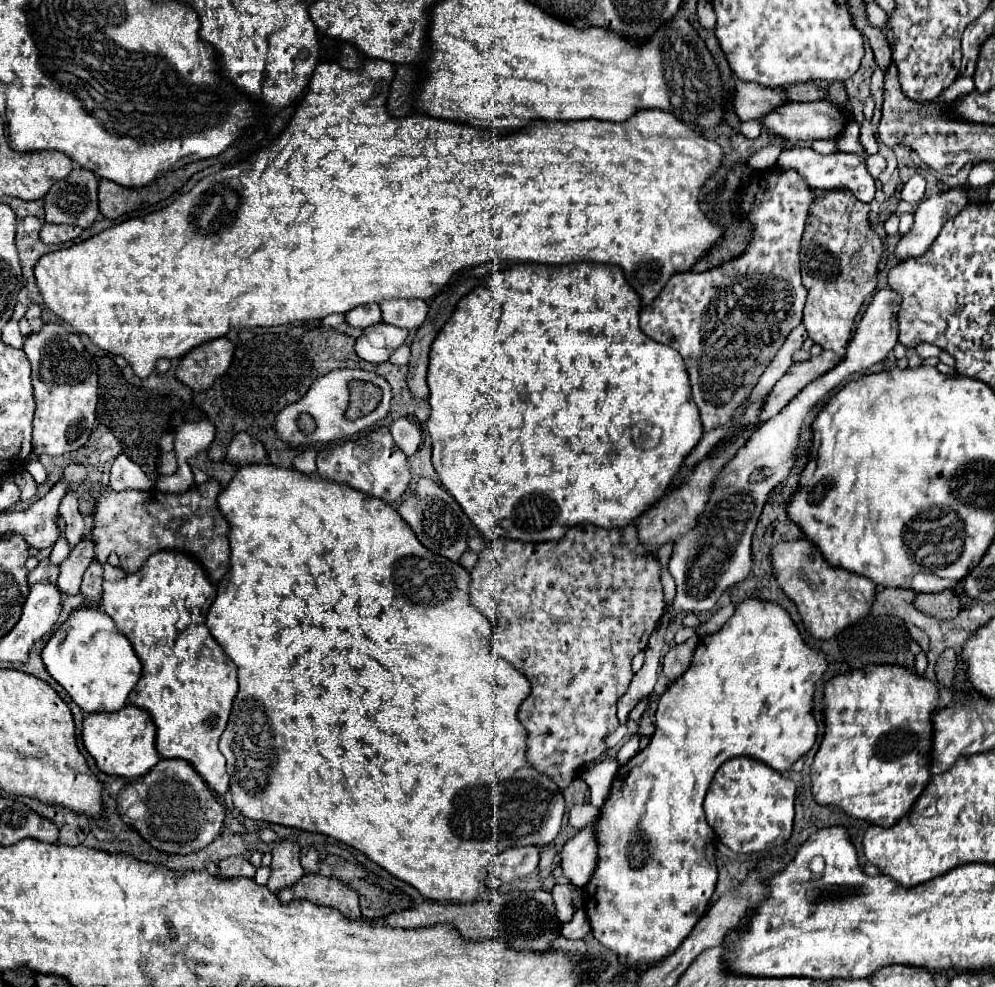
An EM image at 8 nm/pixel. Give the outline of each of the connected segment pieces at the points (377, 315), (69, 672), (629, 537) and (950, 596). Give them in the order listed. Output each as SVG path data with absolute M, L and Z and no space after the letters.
M363 304L349 312L345 312L345 322L353 328L369 328L377 322L381 322L381 310L379 304Z
M95 608L73 610L43 646L41 660L49 676L89 714L121 710L141 676L141 662L127 636L115 626L111 616Z
M579 524L579 526L573 526L571 530L567 530L567 534L557 542L519 542L519 540L509 540L509 538L495 538L489 542L487 550L479 554L479 560L469 574L471 574L469 602L483 616L487 616L487 620L491 620L493 650L503 660L507 660L513 668L523 672L523 676L531 684L531 694L521 704L519 714L517 714L519 722L523 724L523 728L527 732L527 762L541 774L547 774L559 786L559 790L563 790L571 784L571 780L577 776L577 772L583 766L597 762L601 758L601 754L607 750L603 746L603 736L619 726L617 716L615 716L615 712L617 712L615 704L627 692L627 686L633 678L631 660L635 654L639 654L641 650L647 648L649 636L655 630L655 626L659 624L663 610L665 610L665 594L663 594L663 586L661 586L661 564L659 564L657 556L647 552L643 548L643 544L639 542L635 524L629 524L625 528L613 528L613 530L605 530L605 528L591 526L591 524Z
M945 590L937 594L917 594L915 606L939 620L953 620L959 614L959 598L955 592Z

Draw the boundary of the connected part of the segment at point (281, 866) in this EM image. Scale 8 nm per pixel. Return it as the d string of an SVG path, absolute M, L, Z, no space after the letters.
M279 842L273 848L273 862L271 862L271 878L267 882L267 888L271 892L277 892L281 888L293 886L305 872L299 862L301 848L295 842Z

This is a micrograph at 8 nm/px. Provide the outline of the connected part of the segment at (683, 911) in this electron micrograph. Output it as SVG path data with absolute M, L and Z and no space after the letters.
M759 598L741 602L735 608L735 614L727 620L727 624L717 634L703 636L699 640L689 670L681 678L673 680L657 702L655 720L653 720L655 732L651 736L651 742L643 750L639 750L627 764L619 766L617 776L609 790L609 796L607 796L607 800L599 812L597 824L595 824L597 826L597 832L595 832L597 868L595 868L591 880L583 886L583 892L585 892L583 900L585 900L585 912L591 922L591 932L609 952L625 956L627 964L631 964L631 966L653 964L653 962L665 958L667 954L671 954L687 938L687 934L693 930L693 926L703 918L703 914L707 912L707 906L709 906L709 900L715 892L715 884L717 884L717 866L715 866L715 856L711 854L711 850L715 848L715 832L707 824L705 812L703 812L703 800L705 800L707 788L709 788L717 768L731 758L751 756L777 772L787 772L795 764L795 760L799 760L801 756L805 756L811 750L811 746L815 744L815 738L817 738L817 724L811 714L811 700L813 700L813 692L815 692L815 682L823 676L825 668L827 668L827 660L823 658L823 654L819 654L817 650L809 648L803 642L803 638L801 638L797 626L793 624L793 620L789 618L789 614L781 606L765 604Z

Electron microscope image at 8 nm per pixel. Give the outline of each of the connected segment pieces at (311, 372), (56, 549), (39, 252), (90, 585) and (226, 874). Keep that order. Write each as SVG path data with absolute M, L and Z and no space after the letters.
M281 326L281 328L269 328L263 334L257 334L253 340L239 344L235 348L231 366L227 372L215 380L215 384L207 392L195 392L193 402L213 420L217 432L215 440L211 442L209 448L209 458L219 462L225 460L225 448L233 440L235 434L239 432L249 432L255 438L259 438L265 444L265 450L269 454L271 464L289 468L293 466L293 458L299 452L297 448L283 446L279 438L275 438L275 414L283 410L283 406L295 404L303 394L309 390L311 382L315 378L337 370L337 368L361 368L375 372L383 376L391 390L393 390L393 400L391 400L391 412L387 418L375 422L371 428L381 428L381 426L391 426L395 418L407 418L415 416L419 422L425 422L429 418L429 402L427 400L415 400L407 388L407 366L395 366L391 362L383 364L369 364L363 362L355 354L355 338L337 334L331 328L321 332L319 328L305 328L305 326Z
M59 516L57 522L59 522L59 530L61 530L61 534L59 534L59 540L55 542L55 546L53 546L53 550L51 550L51 562L53 562L53 564L61 564L61 562L67 558L69 550L71 550L71 548L67 548L67 538L65 538L65 520Z
M17 216L17 250L19 250L19 256L21 256L21 268L23 268L23 274L29 278L29 288L31 288L31 294L35 296L35 278L33 278L33 268L37 264L37 260L47 254L47 252L53 252L55 246L47 246L39 240L37 232L27 232L25 226L23 226L23 220L25 216Z
M93 560L89 564L89 570L83 574L83 582L81 582L81 594L87 600L95 600L99 602L101 598L101 582L103 582L103 566Z
M229 856L219 862L219 876L221 878L253 878L255 866L245 856Z

